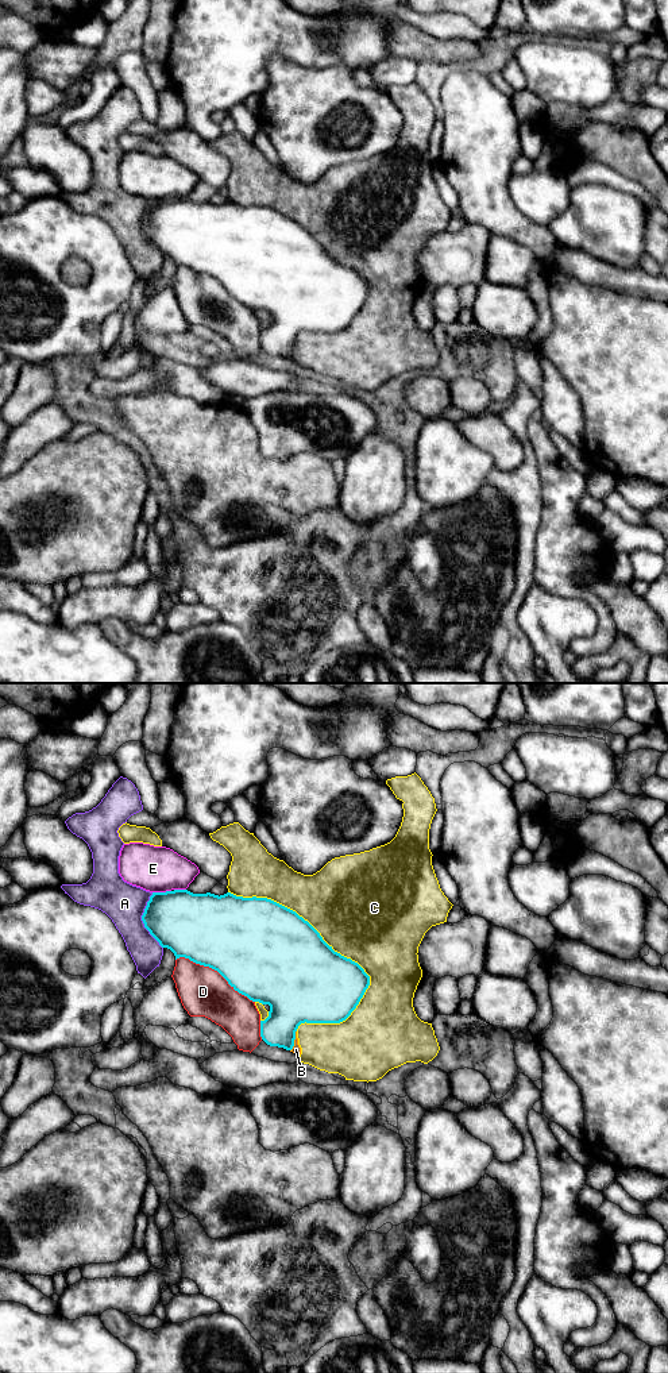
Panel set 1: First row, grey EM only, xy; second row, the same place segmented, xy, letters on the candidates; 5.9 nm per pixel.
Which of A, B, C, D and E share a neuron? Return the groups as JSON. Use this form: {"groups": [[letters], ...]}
{"groups": [["A"], ["B", "C"], ["D"], ["E"]]}

